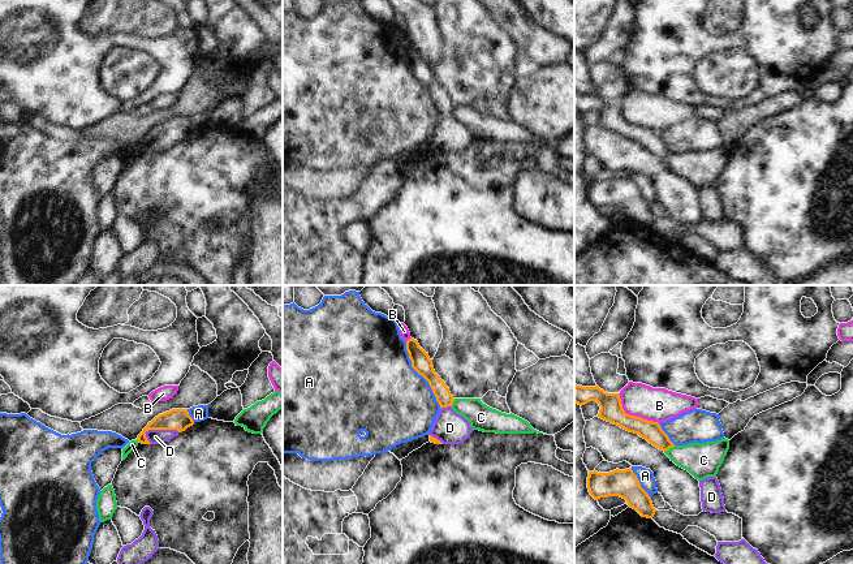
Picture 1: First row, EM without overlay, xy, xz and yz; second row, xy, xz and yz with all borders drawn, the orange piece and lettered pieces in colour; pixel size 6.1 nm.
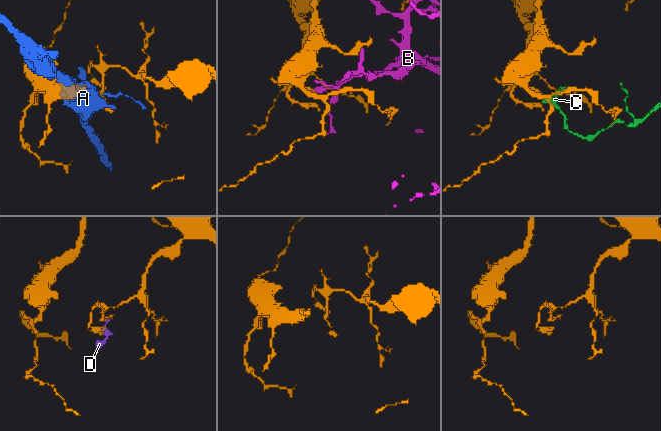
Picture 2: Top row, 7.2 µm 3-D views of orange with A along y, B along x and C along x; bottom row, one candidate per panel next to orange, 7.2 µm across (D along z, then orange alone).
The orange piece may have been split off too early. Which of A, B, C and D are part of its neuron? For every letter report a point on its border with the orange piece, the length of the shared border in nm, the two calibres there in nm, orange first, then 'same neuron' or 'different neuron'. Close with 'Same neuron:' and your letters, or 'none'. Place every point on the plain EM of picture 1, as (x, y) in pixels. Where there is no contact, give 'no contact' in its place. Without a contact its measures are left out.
A: xz (421, 82) | 460 nm | 120/480 nm | different neuron
B: yz (633, 124) | 320 nm | 140/200 nm | different neuron
C: yz (670, 155) | 80 nm | 120/220 nm | different neuron
D: xy (160, 137) | 220 nm | 130/90 nm | same neuron
Same neuron: D

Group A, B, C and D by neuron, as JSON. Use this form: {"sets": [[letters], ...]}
{"sets": [["A"], ["B"], ["C"], ["D"]]}

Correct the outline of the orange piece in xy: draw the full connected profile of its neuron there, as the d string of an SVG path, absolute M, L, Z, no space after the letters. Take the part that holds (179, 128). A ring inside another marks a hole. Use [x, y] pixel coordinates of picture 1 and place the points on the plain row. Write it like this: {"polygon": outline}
{"polygon": "M172 117L155 125L137 148L142 152L159 152L169 150L188 135L193 134L194 129L189 124L188 117Z"}

